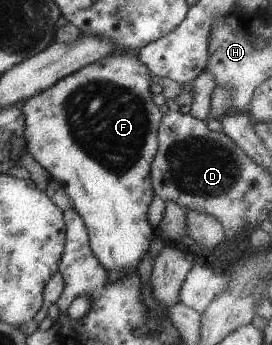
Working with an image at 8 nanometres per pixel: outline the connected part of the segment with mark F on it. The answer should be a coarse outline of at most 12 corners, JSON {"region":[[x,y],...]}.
{"region":[[137,54],[31,95],[26,152],[107,273],[154,238],[162,114]]}

